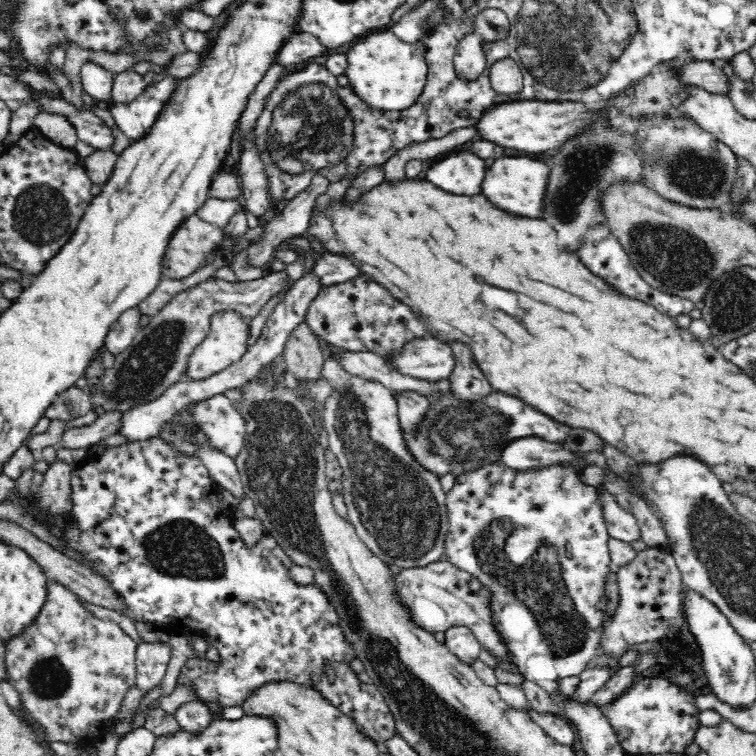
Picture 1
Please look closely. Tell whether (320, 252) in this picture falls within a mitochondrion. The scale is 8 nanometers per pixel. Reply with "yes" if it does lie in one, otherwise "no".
no

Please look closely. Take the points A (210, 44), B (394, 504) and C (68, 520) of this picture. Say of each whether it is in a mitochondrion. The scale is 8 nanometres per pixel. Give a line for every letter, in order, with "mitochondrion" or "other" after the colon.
A: other
B: mitochondrion
C: other

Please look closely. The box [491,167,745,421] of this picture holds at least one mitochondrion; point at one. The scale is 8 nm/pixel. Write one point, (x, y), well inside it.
(675, 257)

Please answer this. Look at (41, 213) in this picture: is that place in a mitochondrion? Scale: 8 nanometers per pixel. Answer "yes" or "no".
yes

